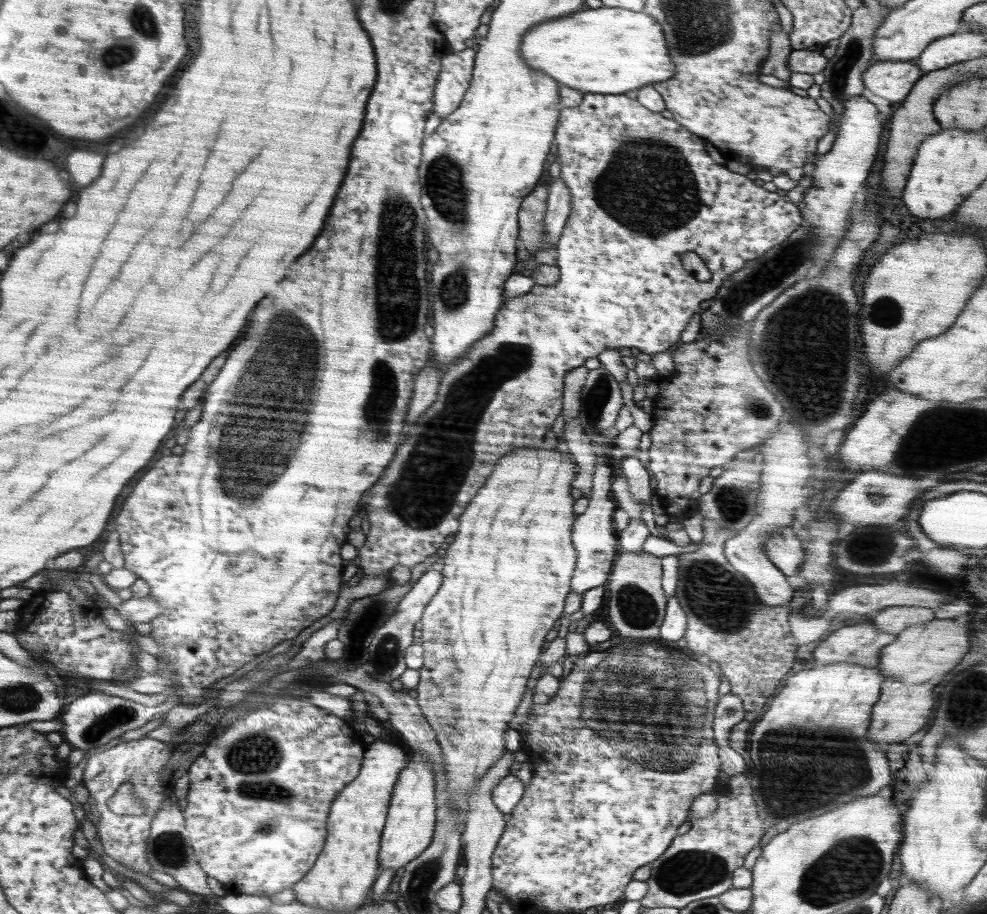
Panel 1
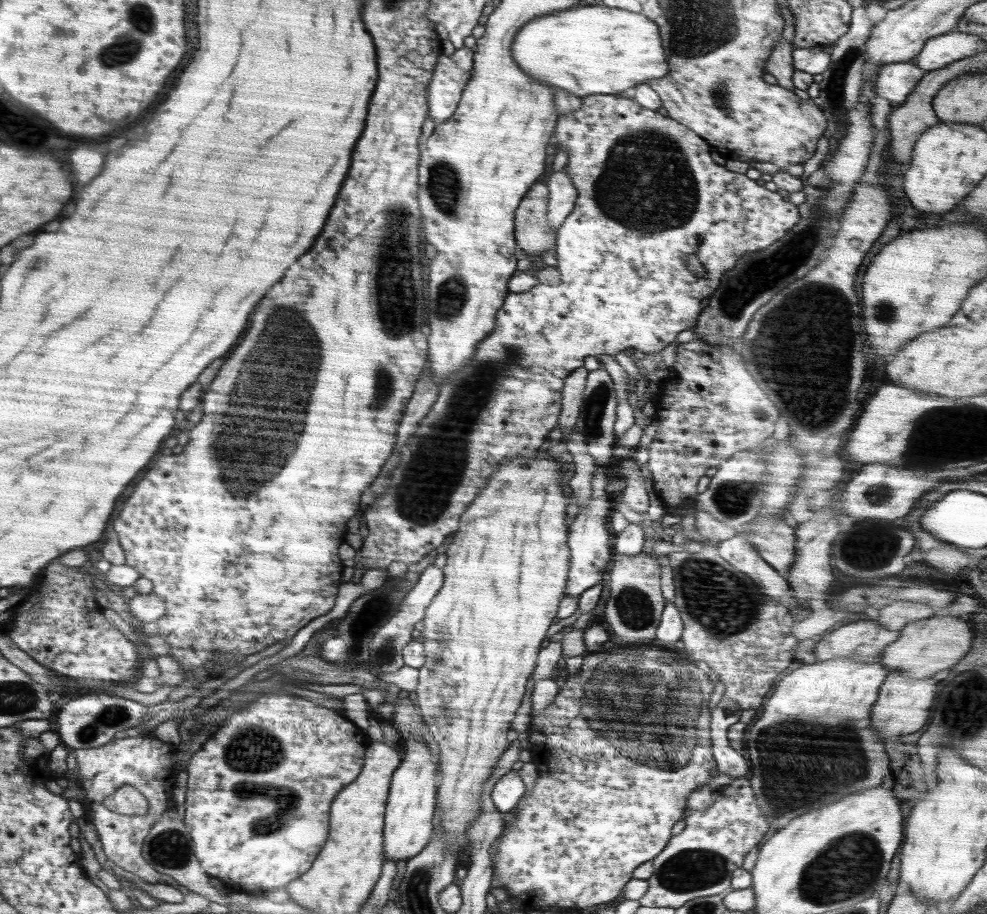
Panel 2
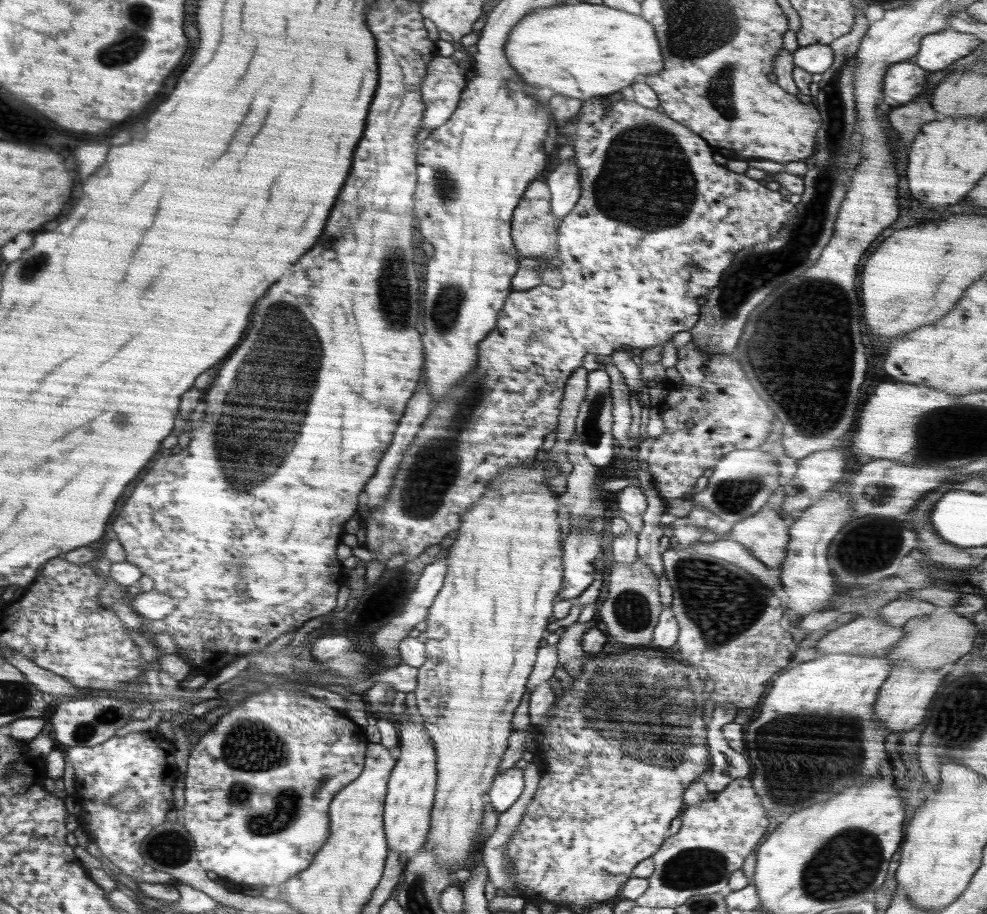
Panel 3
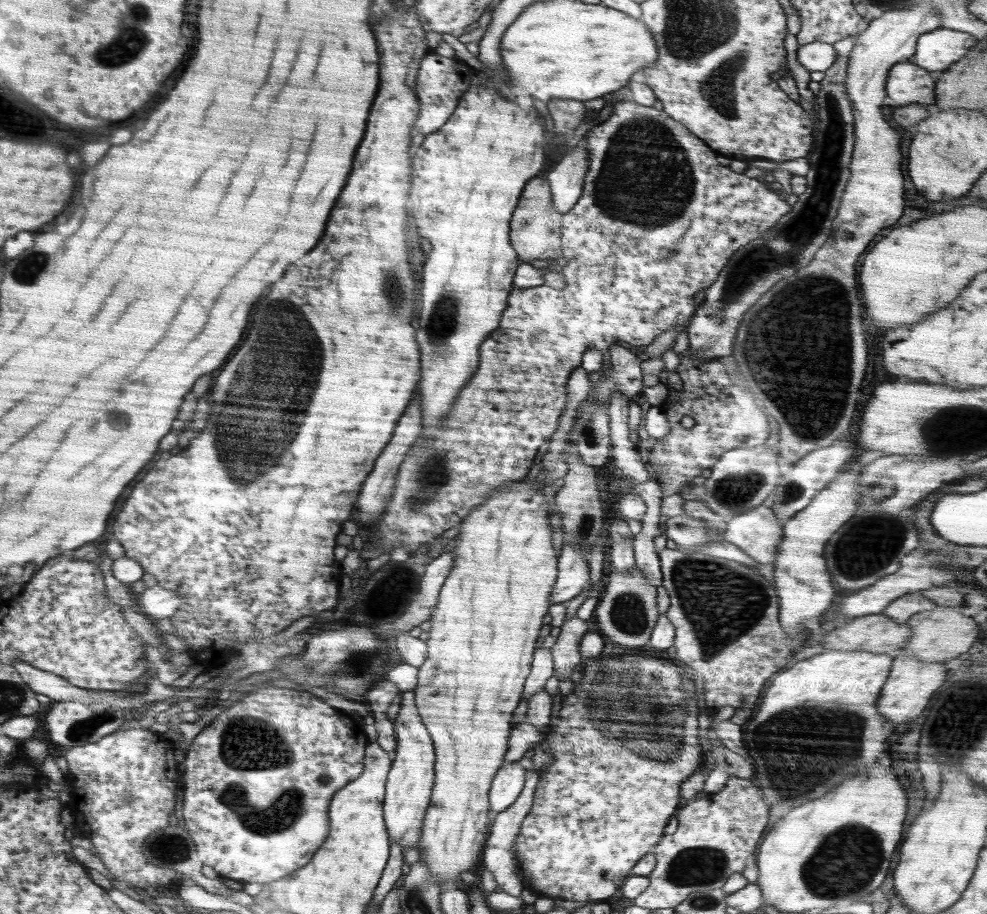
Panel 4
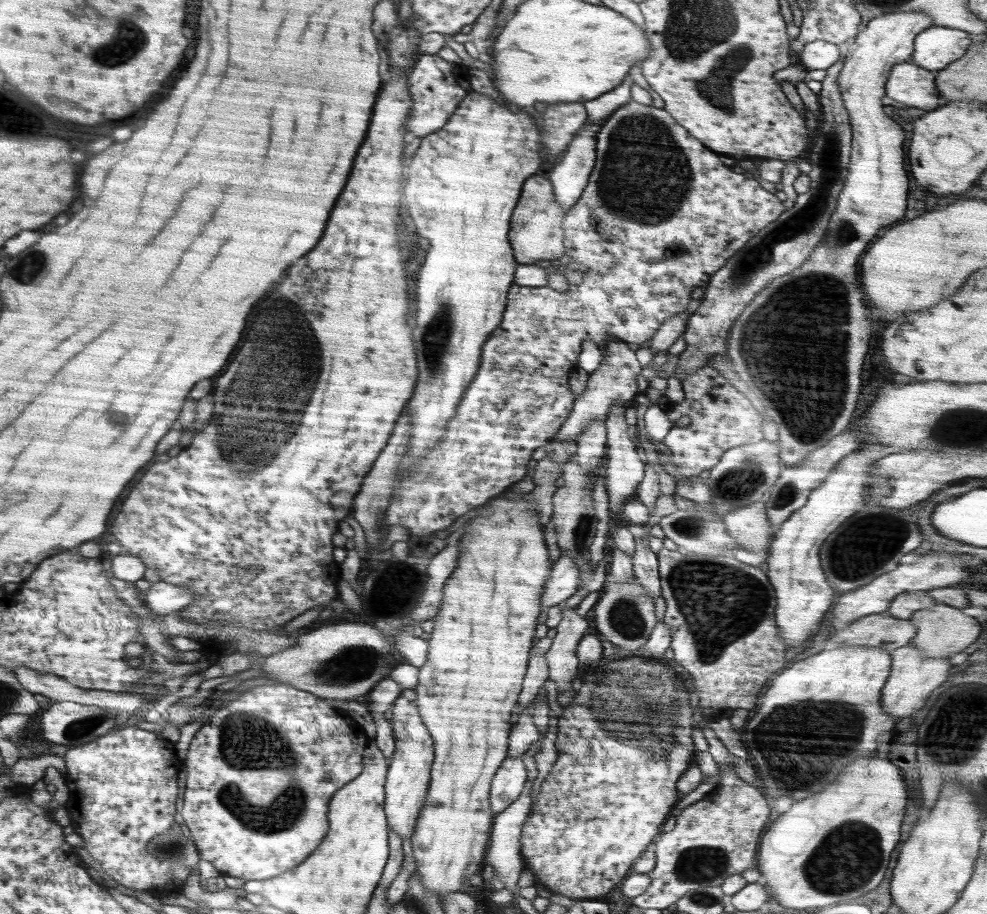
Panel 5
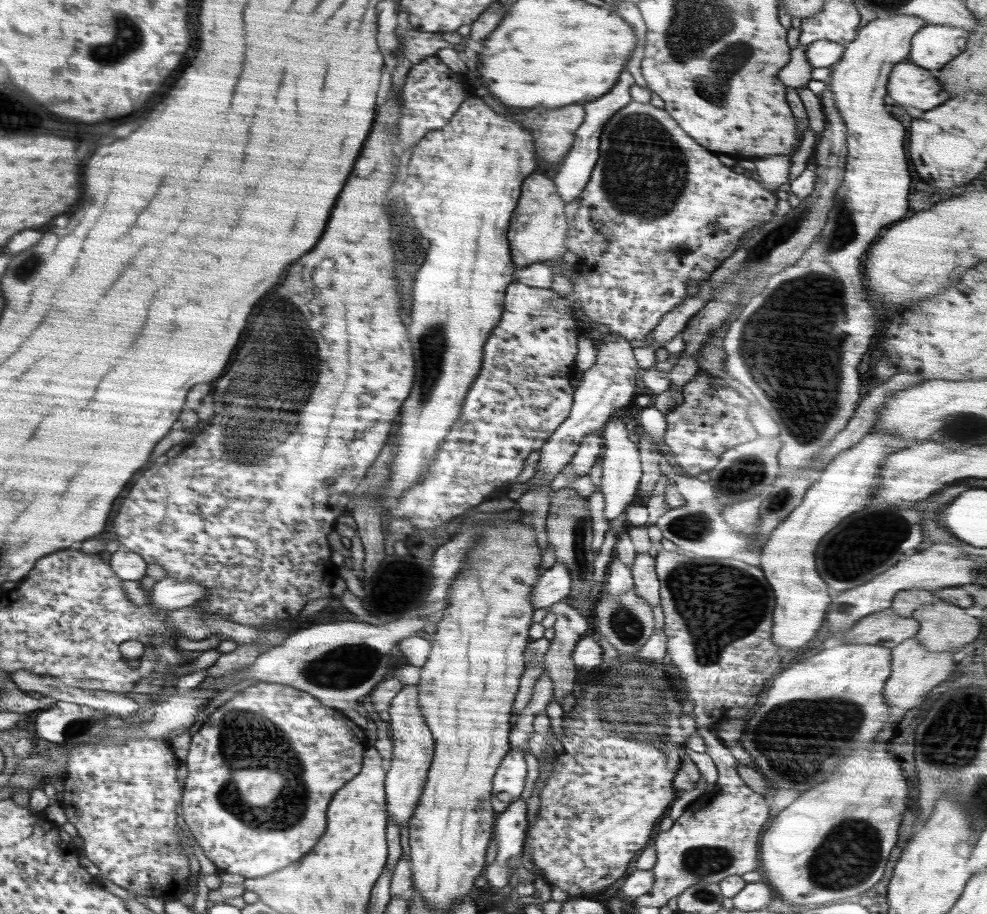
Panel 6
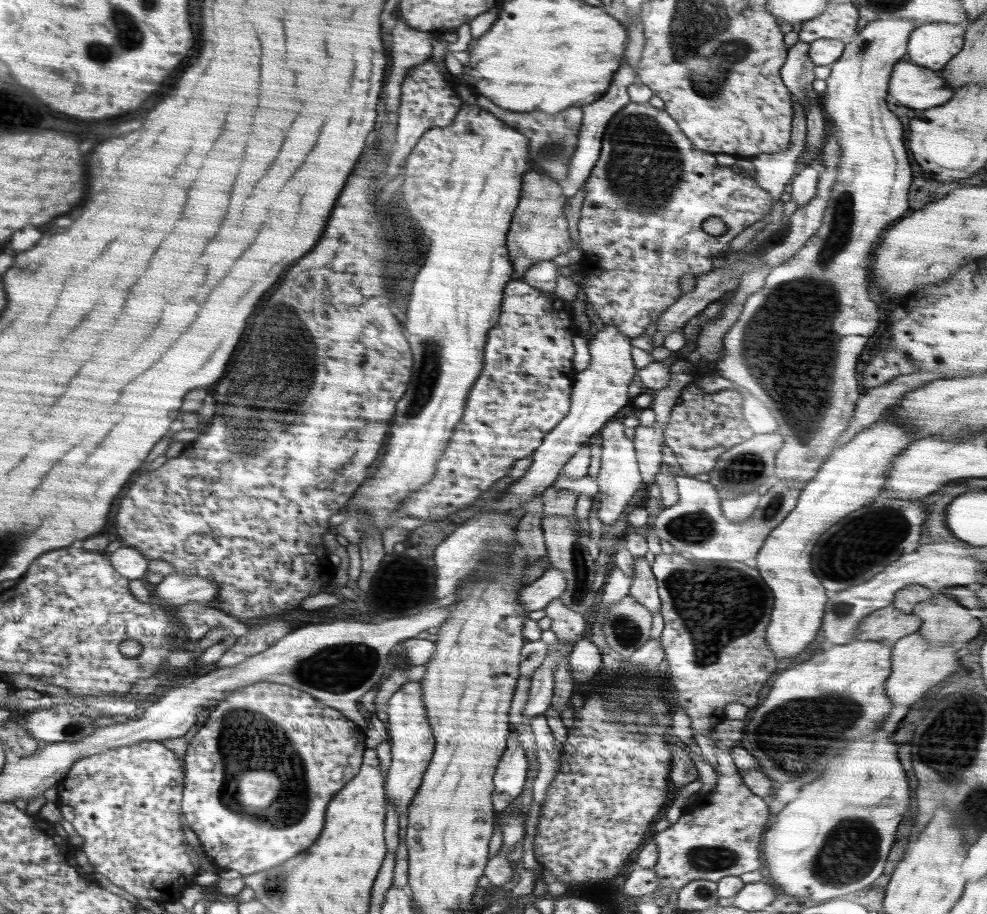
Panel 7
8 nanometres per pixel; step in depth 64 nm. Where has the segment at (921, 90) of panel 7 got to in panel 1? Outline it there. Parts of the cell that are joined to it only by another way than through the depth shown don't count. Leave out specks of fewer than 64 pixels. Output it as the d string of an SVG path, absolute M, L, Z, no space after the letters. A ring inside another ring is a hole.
M873 61L862 80L872 94L894 103L903 101L923 75L923 70L910 61Z

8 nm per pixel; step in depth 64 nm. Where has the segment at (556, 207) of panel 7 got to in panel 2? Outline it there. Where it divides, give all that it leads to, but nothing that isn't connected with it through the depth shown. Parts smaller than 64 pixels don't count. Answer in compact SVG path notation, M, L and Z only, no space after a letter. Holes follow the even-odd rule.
M537 181L516 210L514 236L517 245L527 254L540 255L556 248L557 232L550 228L547 216L548 196L549 188Z

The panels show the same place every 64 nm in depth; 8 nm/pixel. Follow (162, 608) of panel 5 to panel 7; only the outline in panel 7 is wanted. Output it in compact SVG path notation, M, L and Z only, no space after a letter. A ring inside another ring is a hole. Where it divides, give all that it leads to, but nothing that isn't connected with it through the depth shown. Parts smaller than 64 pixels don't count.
M174 572L151 589L165 605L182 606L190 601L211 601L218 594L219 586L207 578Z

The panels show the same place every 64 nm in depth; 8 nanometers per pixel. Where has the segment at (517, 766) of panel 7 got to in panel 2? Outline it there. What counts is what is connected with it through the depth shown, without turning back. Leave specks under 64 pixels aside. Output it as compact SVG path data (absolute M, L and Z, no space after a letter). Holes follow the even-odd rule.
M512 770L498 779L493 786L491 799L496 810L503 814L511 813L516 809L525 791L525 784L519 771Z

